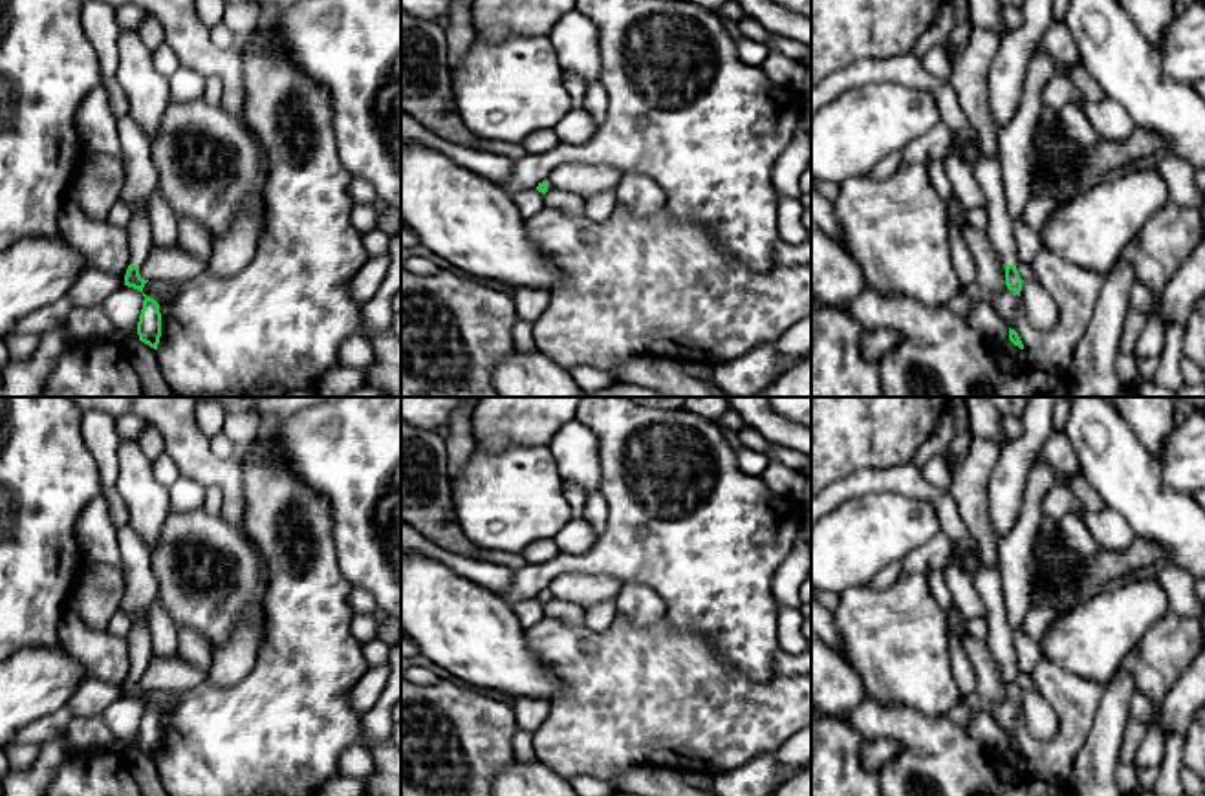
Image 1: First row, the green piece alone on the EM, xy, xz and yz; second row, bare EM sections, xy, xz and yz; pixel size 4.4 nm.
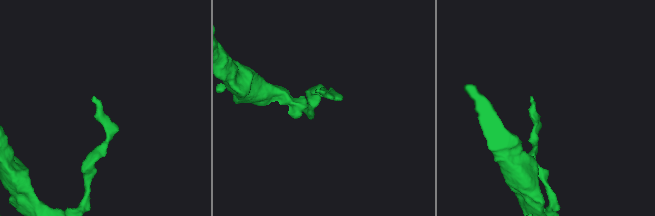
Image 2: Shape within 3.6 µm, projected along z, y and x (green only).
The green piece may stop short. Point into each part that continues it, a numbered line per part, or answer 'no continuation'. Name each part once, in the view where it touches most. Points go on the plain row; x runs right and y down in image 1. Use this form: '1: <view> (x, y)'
1: yz (987, 580)

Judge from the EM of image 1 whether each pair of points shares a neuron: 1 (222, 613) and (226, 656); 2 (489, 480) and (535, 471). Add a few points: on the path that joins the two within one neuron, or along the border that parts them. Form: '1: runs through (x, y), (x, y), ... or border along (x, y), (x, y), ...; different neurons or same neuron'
1: border along (259, 632), (240, 619), (231, 635), (211, 648); different neurons
2: runs through (500, 480), (524, 478); same neuron

